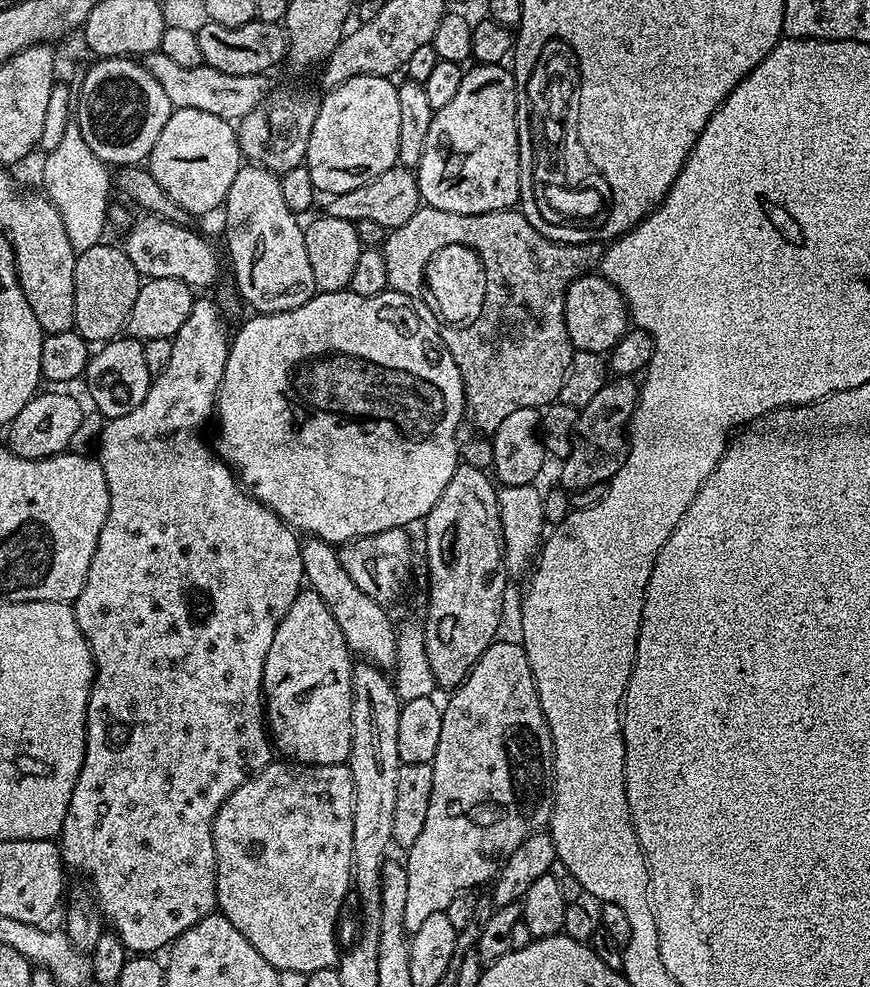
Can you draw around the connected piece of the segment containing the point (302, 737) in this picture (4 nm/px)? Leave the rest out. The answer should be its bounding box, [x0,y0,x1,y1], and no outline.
[262,590,354,764]

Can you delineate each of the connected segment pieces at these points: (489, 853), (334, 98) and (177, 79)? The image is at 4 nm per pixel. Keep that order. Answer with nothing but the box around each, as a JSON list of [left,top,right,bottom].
[[404,641,554,934],[306,76,398,196],[142,50,270,122]]

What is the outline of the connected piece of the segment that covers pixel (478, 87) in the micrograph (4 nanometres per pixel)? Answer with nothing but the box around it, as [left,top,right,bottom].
[414,64,522,214]

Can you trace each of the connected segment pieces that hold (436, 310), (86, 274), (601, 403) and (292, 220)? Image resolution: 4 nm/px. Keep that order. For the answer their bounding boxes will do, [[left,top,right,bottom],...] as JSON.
[[408,240,488,325],[74,243,142,342],[560,378,638,493],[222,162,318,314]]

